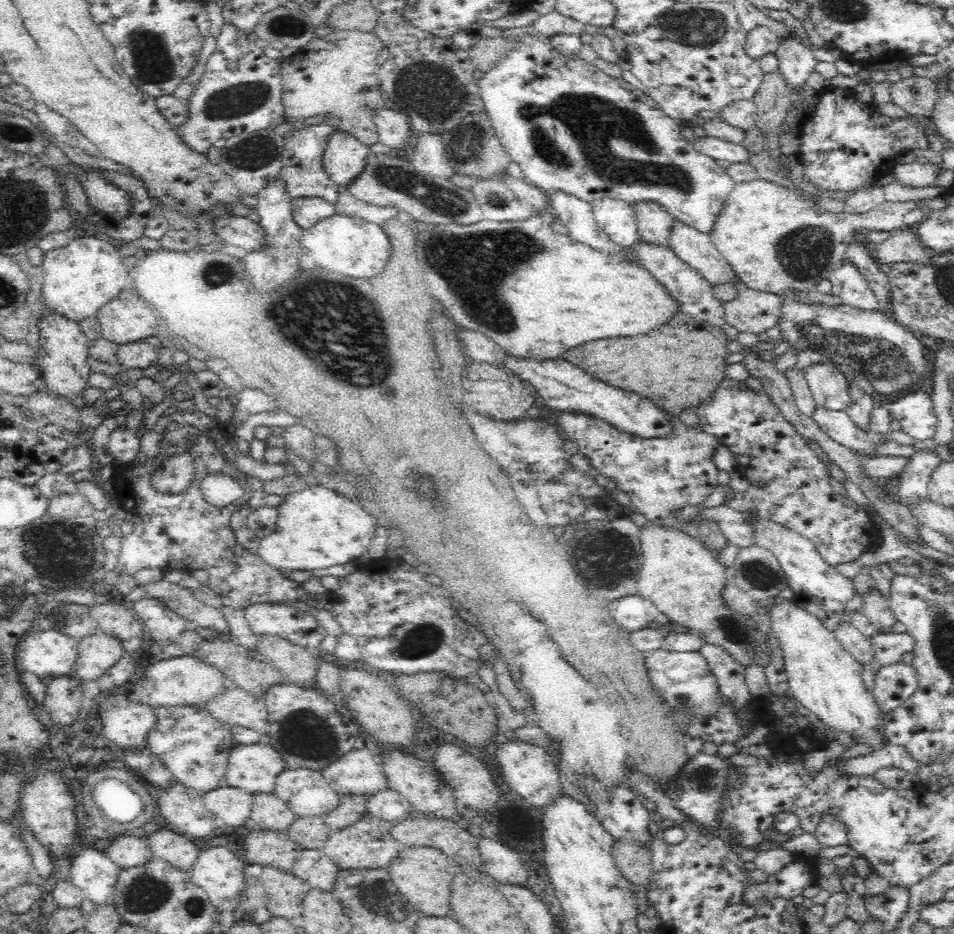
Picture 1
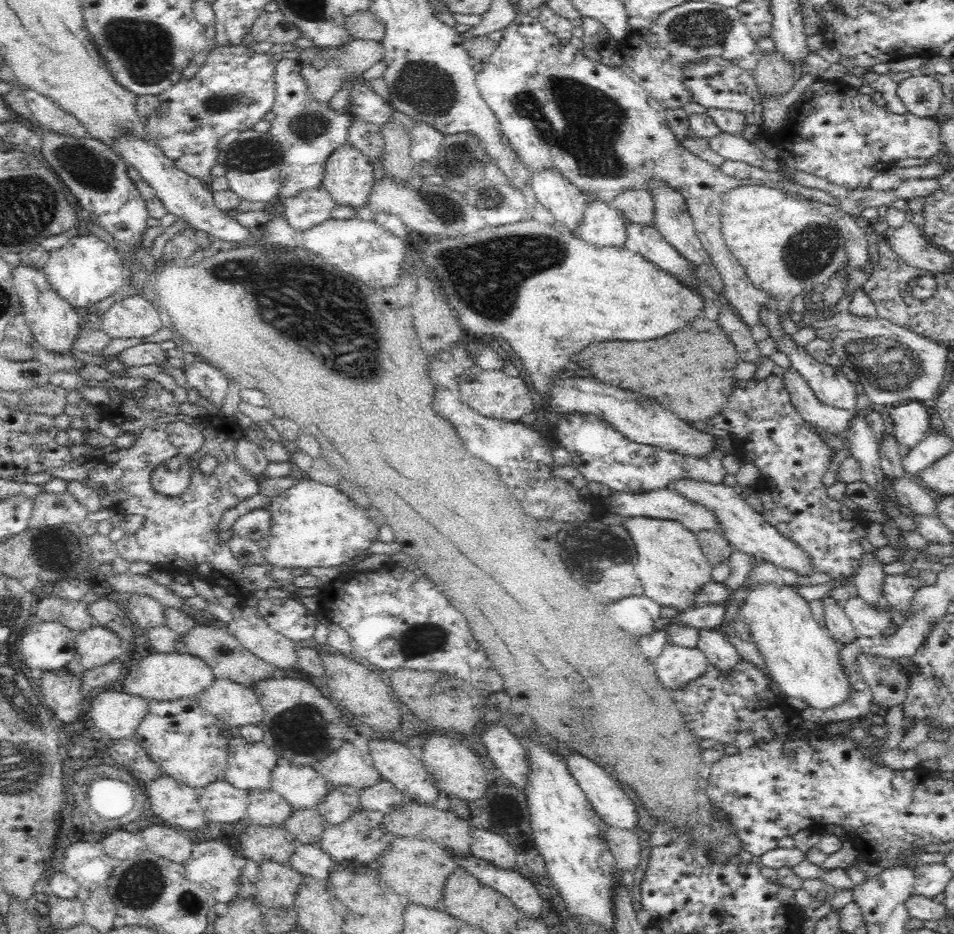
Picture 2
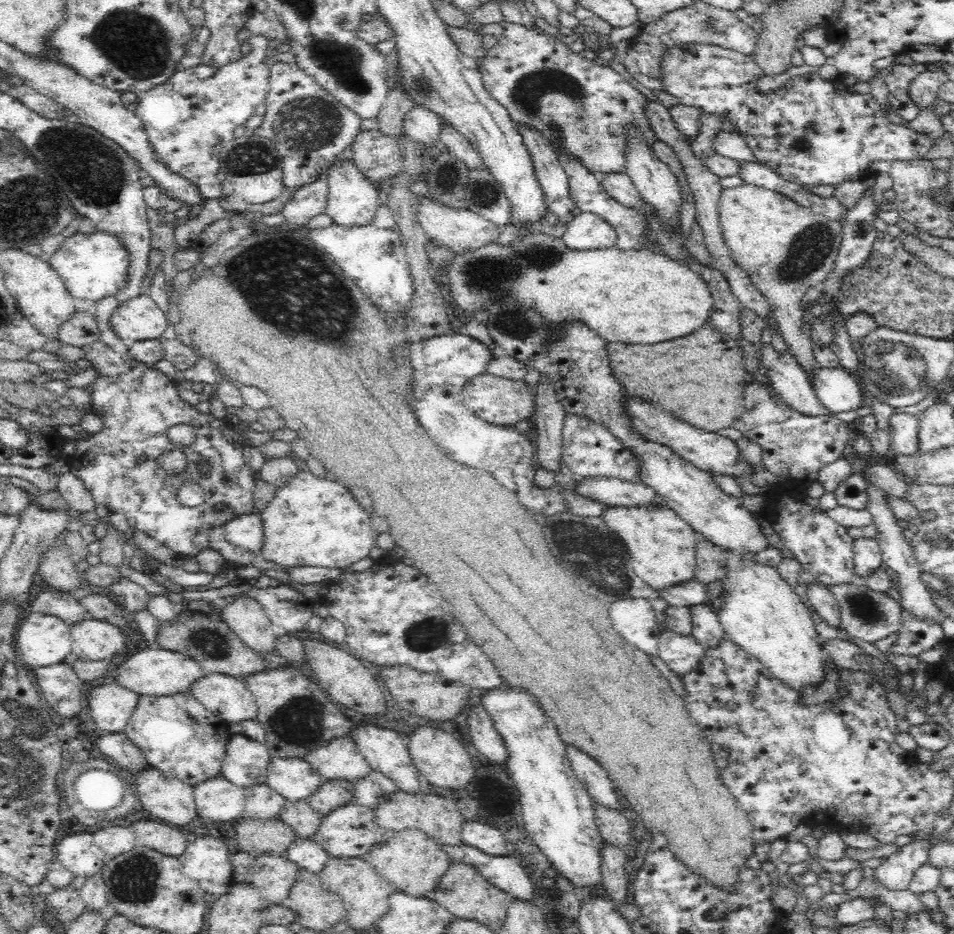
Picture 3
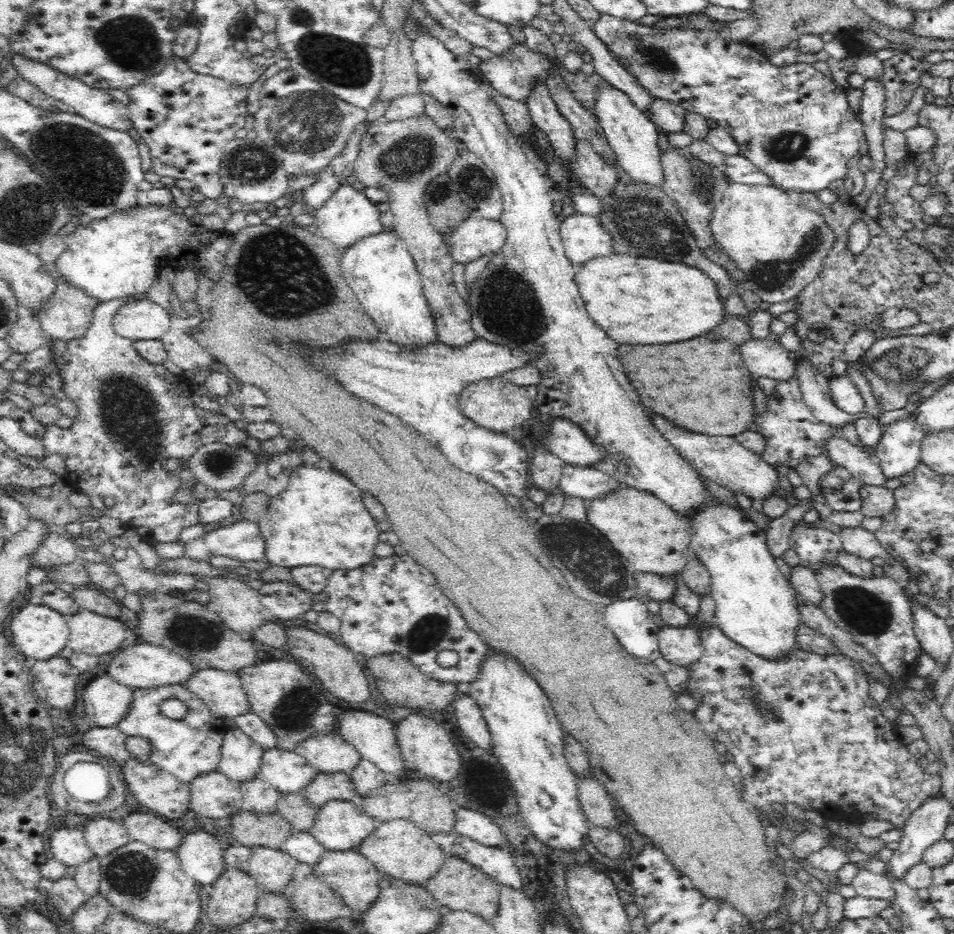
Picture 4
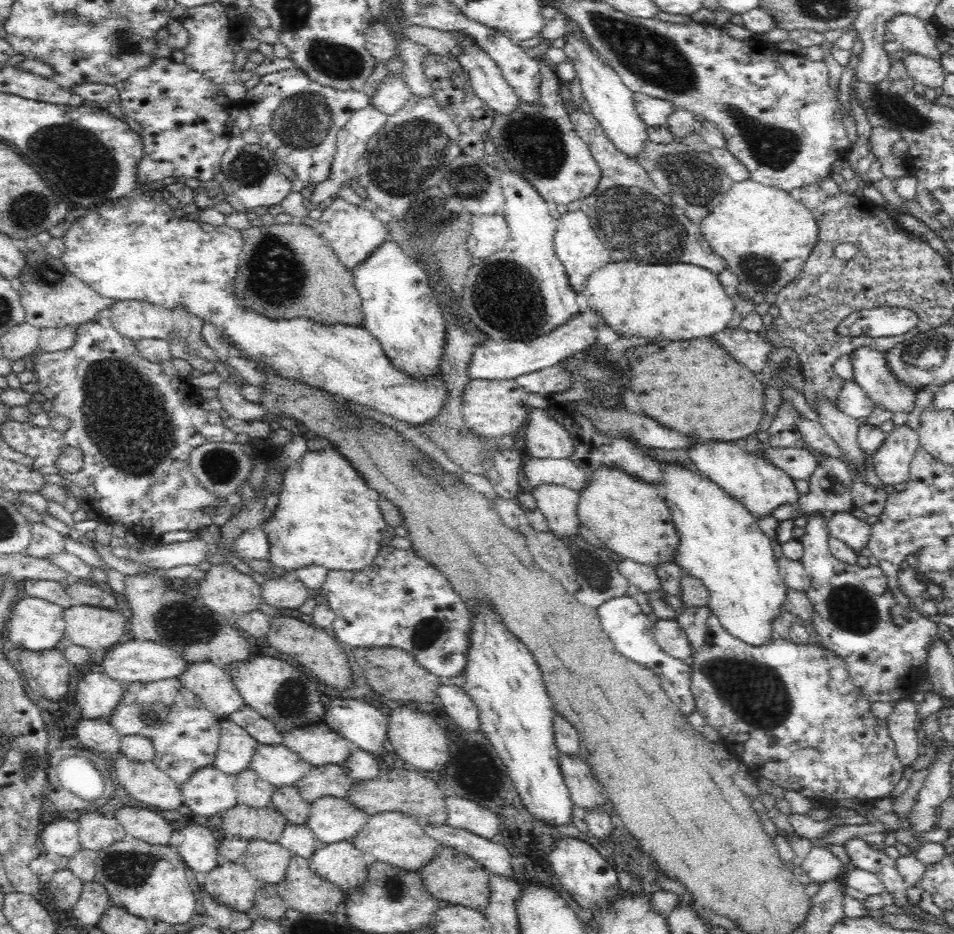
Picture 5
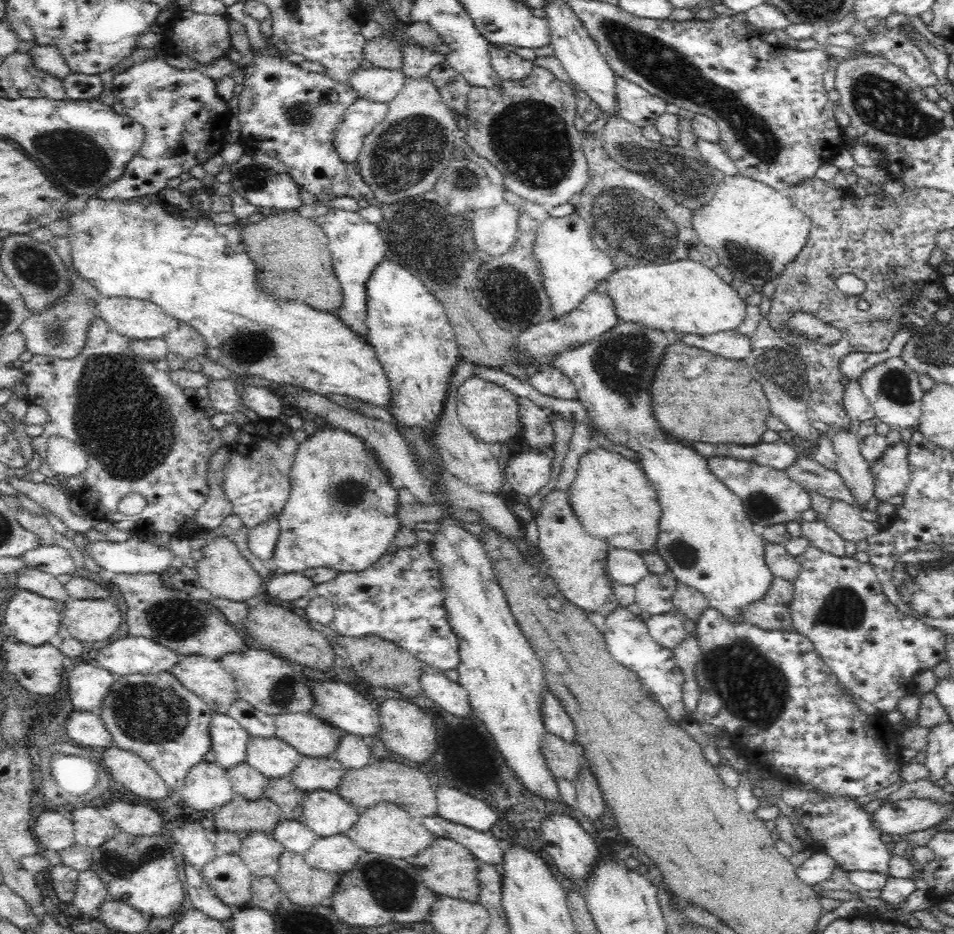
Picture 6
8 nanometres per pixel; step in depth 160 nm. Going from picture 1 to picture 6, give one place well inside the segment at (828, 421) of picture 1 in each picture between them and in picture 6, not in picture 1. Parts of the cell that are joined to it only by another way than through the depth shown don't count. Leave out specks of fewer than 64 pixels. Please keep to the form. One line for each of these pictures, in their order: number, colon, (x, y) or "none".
2: (831, 419)
3: (787, 377)
4: (764, 358)
5: (750, 349)
6: (731, 344)

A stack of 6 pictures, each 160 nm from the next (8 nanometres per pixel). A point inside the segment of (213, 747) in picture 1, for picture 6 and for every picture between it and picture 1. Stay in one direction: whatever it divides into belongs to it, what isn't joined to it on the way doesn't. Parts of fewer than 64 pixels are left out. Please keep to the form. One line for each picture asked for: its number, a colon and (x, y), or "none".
2: (190, 745)
3: (179, 737)
4: (186, 748)
5: (185, 733)
6: (152, 715)

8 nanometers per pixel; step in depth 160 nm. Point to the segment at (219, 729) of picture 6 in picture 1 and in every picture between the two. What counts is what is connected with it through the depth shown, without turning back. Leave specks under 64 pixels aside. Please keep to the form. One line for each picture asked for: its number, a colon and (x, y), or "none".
1: (253, 768)
2: (249, 766)
3: (245, 765)
4: (240, 760)
5: (236, 749)

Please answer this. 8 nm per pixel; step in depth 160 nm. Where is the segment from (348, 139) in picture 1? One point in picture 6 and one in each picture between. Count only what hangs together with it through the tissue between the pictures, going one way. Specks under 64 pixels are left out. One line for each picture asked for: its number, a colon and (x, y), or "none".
2: (348, 177)
3: (352, 200)
4: (348, 215)
5: (353, 232)
6: (357, 246)

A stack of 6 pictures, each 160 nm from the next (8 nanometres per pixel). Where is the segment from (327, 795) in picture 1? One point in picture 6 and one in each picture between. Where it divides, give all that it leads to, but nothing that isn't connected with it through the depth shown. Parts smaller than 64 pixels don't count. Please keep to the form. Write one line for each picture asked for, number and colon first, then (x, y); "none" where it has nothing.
2: (301, 787)
3: (293, 778)
4: (288, 772)
5: (278, 765)
6: (272, 757)

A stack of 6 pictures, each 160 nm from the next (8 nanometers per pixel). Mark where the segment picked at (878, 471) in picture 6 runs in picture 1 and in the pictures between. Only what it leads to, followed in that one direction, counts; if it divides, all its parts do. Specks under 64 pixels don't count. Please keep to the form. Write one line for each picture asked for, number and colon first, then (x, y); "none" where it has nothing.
1: (914, 410)
2: (911, 422)
3: (904, 427)
4: (898, 452)
5: (892, 461)

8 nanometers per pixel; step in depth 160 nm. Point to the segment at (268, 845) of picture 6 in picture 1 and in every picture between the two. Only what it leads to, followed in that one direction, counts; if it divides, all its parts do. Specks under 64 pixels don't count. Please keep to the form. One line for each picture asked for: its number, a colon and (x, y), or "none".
1: (284, 891)
2: (278, 883)
3: (274, 875)
4: (272, 869)
5: (268, 861)

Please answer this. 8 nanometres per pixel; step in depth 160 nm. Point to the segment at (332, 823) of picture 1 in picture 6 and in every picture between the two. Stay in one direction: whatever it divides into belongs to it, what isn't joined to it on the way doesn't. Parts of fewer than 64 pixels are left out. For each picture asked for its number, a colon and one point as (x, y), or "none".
2: (340, 803)
3: (332, 794)
4: (324, 788)
5: (332, 780)
6: (312, 774)

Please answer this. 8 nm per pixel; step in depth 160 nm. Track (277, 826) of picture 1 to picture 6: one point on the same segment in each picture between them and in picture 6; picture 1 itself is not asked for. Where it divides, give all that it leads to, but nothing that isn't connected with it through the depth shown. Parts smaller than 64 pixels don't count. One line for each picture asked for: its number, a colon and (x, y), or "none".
2: (265, 808)
3: (262, 803)
4: (258, 797)
5: (253, 791)
6: (247, 782)

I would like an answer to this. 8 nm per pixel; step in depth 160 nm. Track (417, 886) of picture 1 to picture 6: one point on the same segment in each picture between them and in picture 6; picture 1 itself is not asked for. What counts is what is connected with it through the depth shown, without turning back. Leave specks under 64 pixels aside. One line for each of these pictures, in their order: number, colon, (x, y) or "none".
2: (417, 868)
3: (409, 859)
4: (400, 849)
5: (392, 837)
6: (387, 829)

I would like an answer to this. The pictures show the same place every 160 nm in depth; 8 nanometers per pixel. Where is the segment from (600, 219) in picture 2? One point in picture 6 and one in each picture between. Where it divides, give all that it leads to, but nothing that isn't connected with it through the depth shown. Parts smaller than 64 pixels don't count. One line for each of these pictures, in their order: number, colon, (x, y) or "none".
3: (586, 231)
4: (583, 237)
5: (575, 242)
6: (572, 266)

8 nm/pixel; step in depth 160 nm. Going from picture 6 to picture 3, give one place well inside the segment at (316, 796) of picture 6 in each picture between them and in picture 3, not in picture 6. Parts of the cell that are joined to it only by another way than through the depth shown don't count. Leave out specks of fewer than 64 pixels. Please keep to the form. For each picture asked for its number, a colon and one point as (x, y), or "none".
3: (349, 831)
4: (338, 825)
5: (331, 819)

